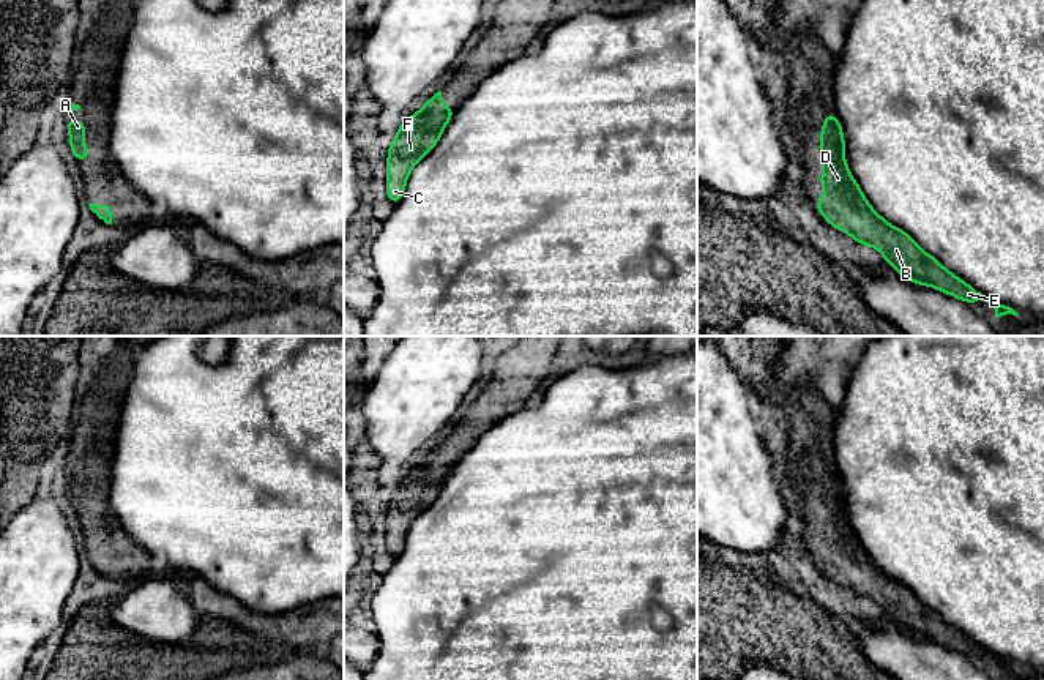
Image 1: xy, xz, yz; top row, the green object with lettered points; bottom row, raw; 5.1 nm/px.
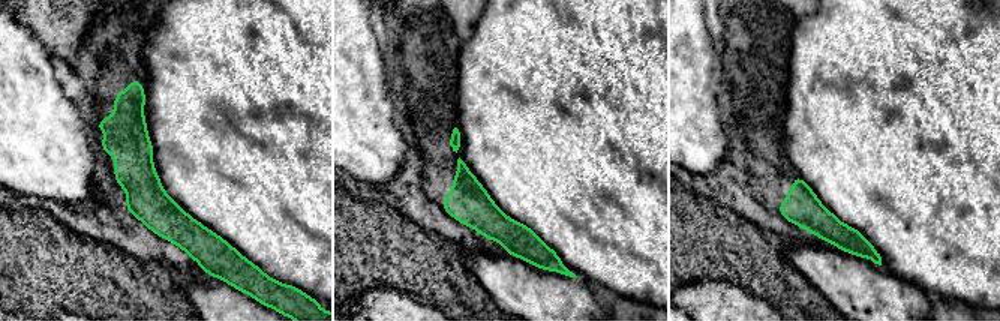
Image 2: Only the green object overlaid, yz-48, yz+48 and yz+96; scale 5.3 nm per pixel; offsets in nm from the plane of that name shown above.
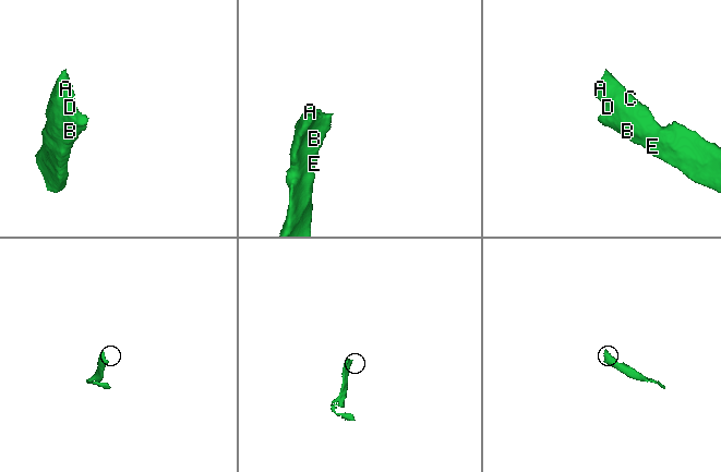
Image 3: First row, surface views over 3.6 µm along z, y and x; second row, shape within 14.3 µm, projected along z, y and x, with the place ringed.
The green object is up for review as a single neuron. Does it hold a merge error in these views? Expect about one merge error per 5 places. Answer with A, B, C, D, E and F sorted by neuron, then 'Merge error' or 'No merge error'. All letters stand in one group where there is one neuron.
Groups: A B C D E F. No merge error

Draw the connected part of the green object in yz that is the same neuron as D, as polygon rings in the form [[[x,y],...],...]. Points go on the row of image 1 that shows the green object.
[[[837,114],[823,118],[818,158],[825,163],[820,172],[823,194],[814,207],[831,227],[850,235],[861,246],[875,248],[910,282],[937,289],[970,306],[978,300],[992,303],[995,319],[1019,316],[1012,308],[975,290],[927,254],[905,230],[889,224],[872,208],[845,163],[845,139]]]

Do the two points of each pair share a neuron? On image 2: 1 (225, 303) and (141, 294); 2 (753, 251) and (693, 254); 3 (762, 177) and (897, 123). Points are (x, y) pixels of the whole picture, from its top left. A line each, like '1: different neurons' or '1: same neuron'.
1: different neurons
2: same neuron
3: different neurons

